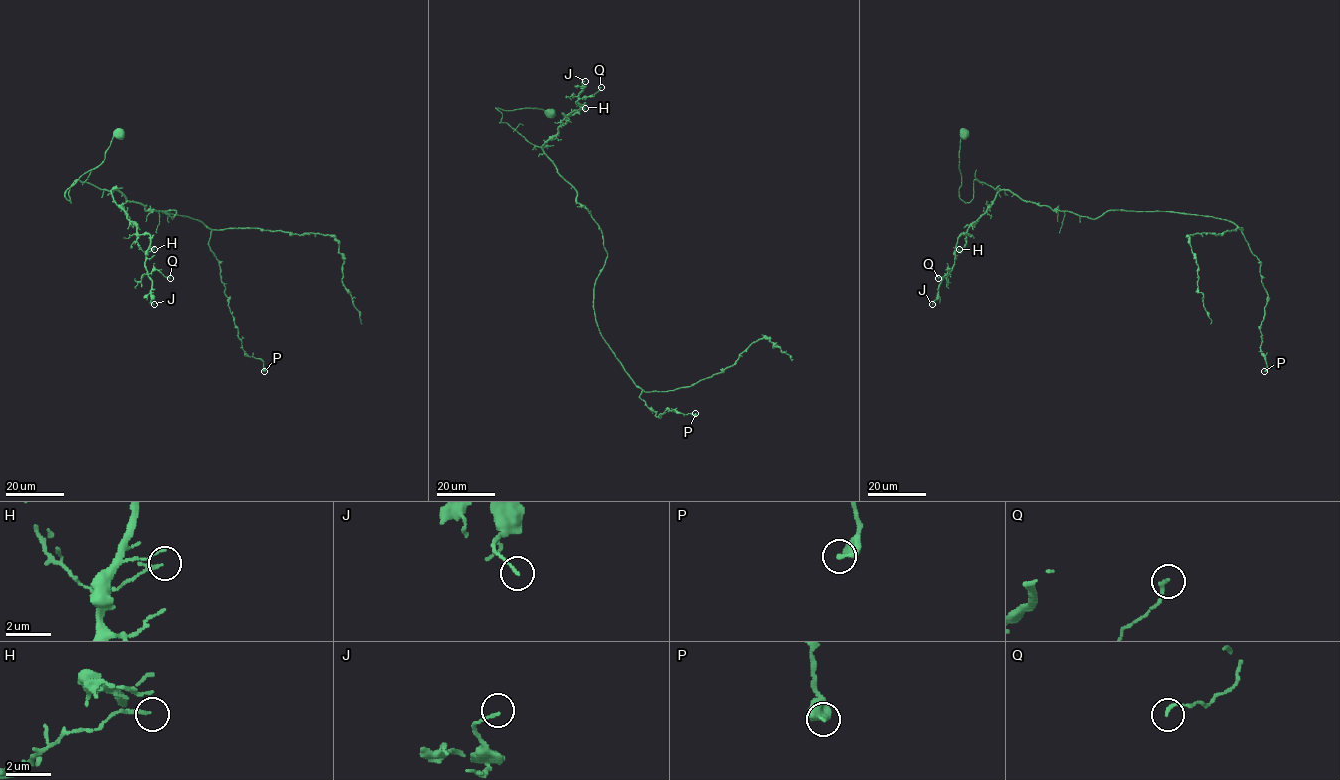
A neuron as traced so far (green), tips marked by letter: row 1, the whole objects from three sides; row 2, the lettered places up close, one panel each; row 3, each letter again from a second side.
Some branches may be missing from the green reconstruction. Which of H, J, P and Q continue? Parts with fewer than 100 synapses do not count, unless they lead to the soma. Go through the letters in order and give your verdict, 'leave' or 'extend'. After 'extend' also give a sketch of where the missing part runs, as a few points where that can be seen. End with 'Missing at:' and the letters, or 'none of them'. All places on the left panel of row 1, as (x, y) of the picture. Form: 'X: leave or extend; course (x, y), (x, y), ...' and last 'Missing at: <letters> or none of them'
H: leave
J: leave
P: leave
Q: leave
Missing at: none of them

